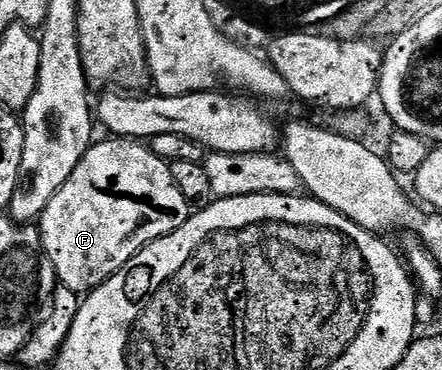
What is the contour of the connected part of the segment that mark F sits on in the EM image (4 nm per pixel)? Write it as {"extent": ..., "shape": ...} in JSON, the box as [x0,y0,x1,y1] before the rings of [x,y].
{"extent":[38,137,190,297],"shape":[[[111,137],[104,143],[91,144],[69,179],[46,205],[38,226],[44,252],[50,257],[59,282],[83,297],[118,273],[143,247],[174,233],[189,214],[190,205],[174,181],[171,166],[158,158],[151,146],[135,139]]]}

